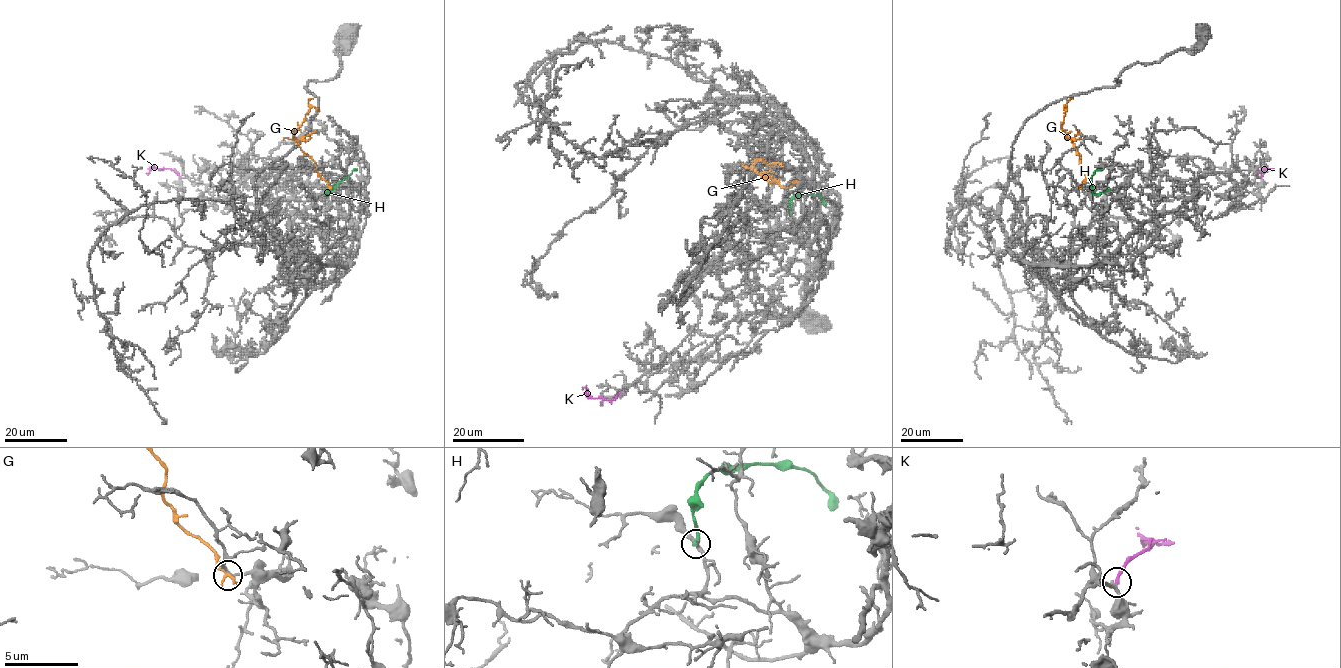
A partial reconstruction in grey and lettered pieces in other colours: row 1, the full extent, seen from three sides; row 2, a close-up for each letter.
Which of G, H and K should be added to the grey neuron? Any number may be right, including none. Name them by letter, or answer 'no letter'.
K

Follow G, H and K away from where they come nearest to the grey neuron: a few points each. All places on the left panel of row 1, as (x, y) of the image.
G: (329, 187), (293, 135), (309, 108), (308, 100), (312, 99)
H: (326, 190), (326, 193), (329, 191), (355, 170)
K: (180, 177), (171, 169), (154, 168), (147, 174)

